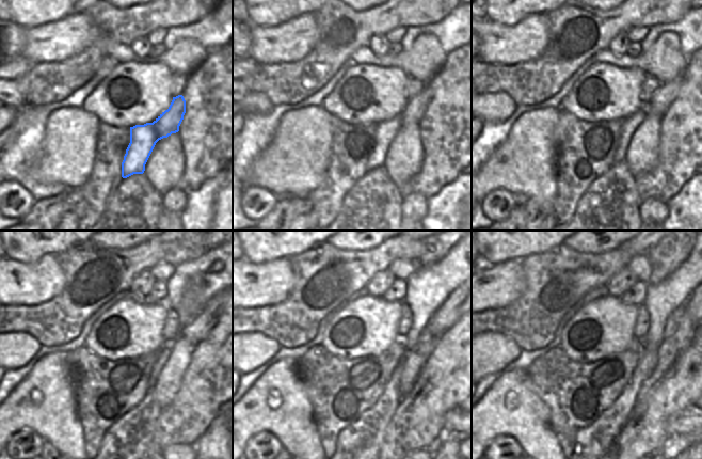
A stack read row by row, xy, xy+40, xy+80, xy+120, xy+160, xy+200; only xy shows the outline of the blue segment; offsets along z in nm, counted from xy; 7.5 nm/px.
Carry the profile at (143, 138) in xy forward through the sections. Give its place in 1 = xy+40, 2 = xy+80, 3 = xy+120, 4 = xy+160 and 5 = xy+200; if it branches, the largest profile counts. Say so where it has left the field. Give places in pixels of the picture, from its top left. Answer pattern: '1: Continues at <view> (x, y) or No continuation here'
1: Continues at xy+40 (385, 132)
2: Continues at xy+80 (659, 101)
3: Continues at xy+120 (198, 329)
4: Continues at xy+160 (449, 313)
5: Continues at xy+200 (688, 303)

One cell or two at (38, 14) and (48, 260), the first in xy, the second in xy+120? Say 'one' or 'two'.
two

